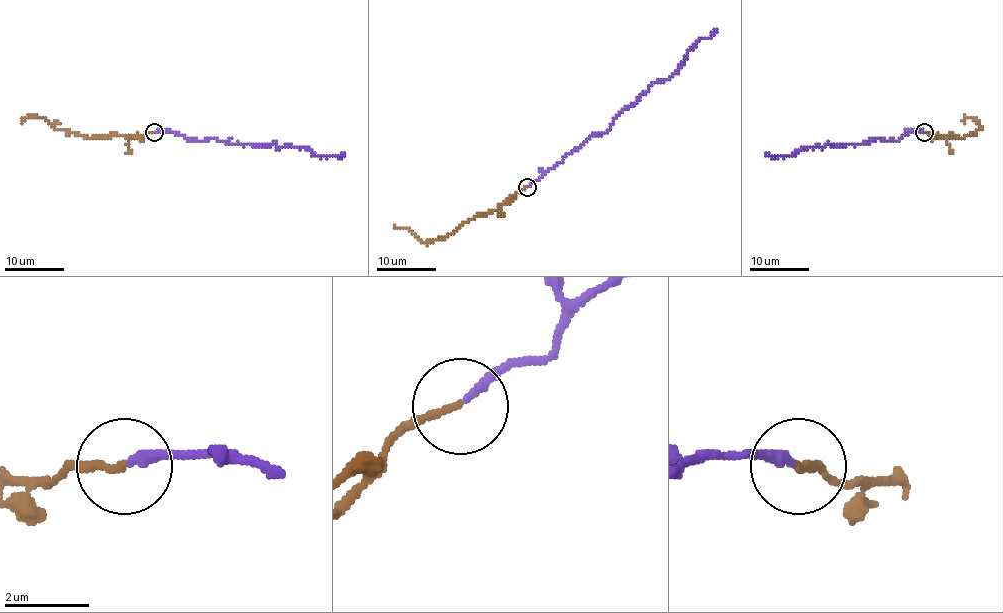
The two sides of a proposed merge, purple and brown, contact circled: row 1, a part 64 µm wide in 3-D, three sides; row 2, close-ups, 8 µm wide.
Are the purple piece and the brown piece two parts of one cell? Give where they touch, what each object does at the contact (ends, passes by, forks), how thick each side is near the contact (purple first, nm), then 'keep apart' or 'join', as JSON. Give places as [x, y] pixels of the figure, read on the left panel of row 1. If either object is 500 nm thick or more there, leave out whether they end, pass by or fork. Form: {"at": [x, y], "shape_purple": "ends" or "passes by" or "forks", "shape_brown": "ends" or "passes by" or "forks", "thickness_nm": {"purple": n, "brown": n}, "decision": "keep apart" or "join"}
{"at": [154, 132], "shape_purple": "ends", "shape_brown": "ends", "thickness_nm": {"purple": 240, "brown": 180}, "decision": "keep apart"}

